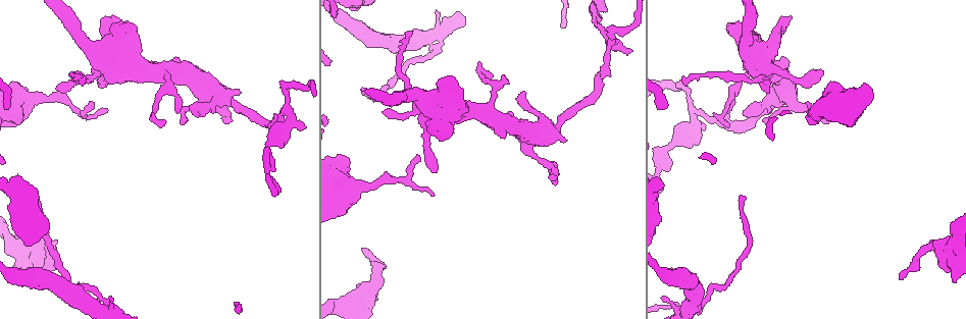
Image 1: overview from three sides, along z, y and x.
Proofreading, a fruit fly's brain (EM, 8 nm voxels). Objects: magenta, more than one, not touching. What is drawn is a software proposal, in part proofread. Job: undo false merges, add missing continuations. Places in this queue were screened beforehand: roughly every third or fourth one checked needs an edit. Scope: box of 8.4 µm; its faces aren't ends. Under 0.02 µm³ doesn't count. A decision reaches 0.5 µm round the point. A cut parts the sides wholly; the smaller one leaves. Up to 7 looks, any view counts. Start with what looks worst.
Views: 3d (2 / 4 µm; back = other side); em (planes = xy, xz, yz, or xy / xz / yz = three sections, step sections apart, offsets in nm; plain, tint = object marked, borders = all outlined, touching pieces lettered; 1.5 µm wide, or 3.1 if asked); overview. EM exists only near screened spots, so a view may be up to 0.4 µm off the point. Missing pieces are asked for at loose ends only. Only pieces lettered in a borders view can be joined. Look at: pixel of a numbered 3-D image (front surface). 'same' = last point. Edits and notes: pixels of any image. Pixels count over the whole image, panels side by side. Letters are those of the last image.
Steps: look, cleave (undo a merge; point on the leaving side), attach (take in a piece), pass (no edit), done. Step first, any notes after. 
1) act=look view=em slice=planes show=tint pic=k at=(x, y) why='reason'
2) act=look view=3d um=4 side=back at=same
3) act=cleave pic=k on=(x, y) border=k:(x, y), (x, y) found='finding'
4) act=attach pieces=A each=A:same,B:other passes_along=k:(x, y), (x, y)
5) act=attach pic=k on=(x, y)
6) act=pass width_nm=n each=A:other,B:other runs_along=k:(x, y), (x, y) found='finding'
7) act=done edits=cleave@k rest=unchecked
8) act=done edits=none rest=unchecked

act=look view=em slice=planes show=borders pic=1 at=(285, 114) why='three-way junction'

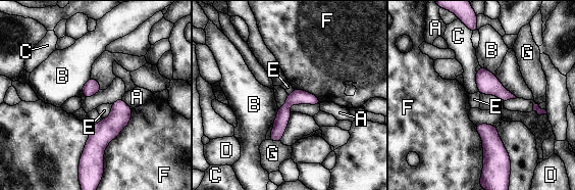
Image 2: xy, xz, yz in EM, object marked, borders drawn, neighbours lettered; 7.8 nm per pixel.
act=pass longest_contact=F:550nm each=A:other,B:other,C:other,D:other,E:other,F:other,G:other border=2:(112, 104), (110, 113), (102, 119) found='one neuron here'

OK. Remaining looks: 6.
act=look view=3d um=4 pic=1 at=(812, 124) why='an open end'

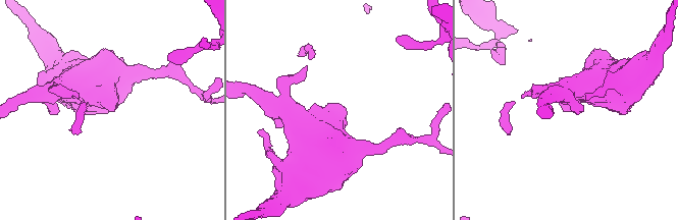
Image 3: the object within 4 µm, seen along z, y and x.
act=look view=em slice=planes show=borders pic=3 at=(339, 109) why='need the tissue'

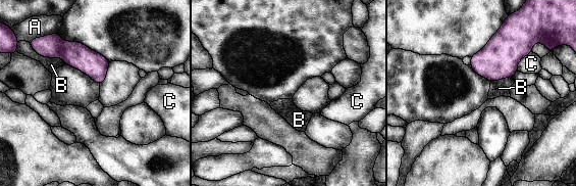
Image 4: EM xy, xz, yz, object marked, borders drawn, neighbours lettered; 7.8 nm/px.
act=pass each=A:other,B:other,C:other runs_along=4:(37, 44), (79, 55), (102, 78) found='none of them fits'

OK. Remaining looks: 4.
act=look view=3d um=2 pic=1 at=(746, 197)

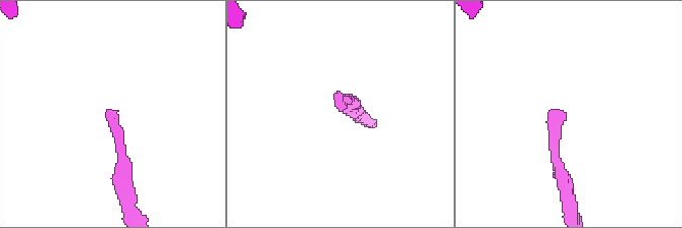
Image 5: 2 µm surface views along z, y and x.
act=look view=em slice=planes show=borders pic=5 at=(562, 113)

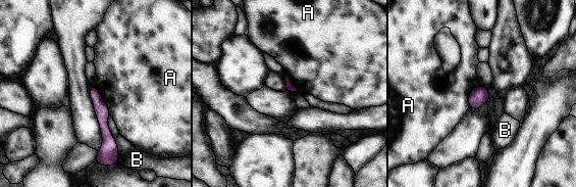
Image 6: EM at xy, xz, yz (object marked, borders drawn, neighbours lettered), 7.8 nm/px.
act=pass each=A:other,B:other border=6:(93, 84), (110, 114) found='none of them fits'

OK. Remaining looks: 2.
act=done edits=none rest=unchecked

